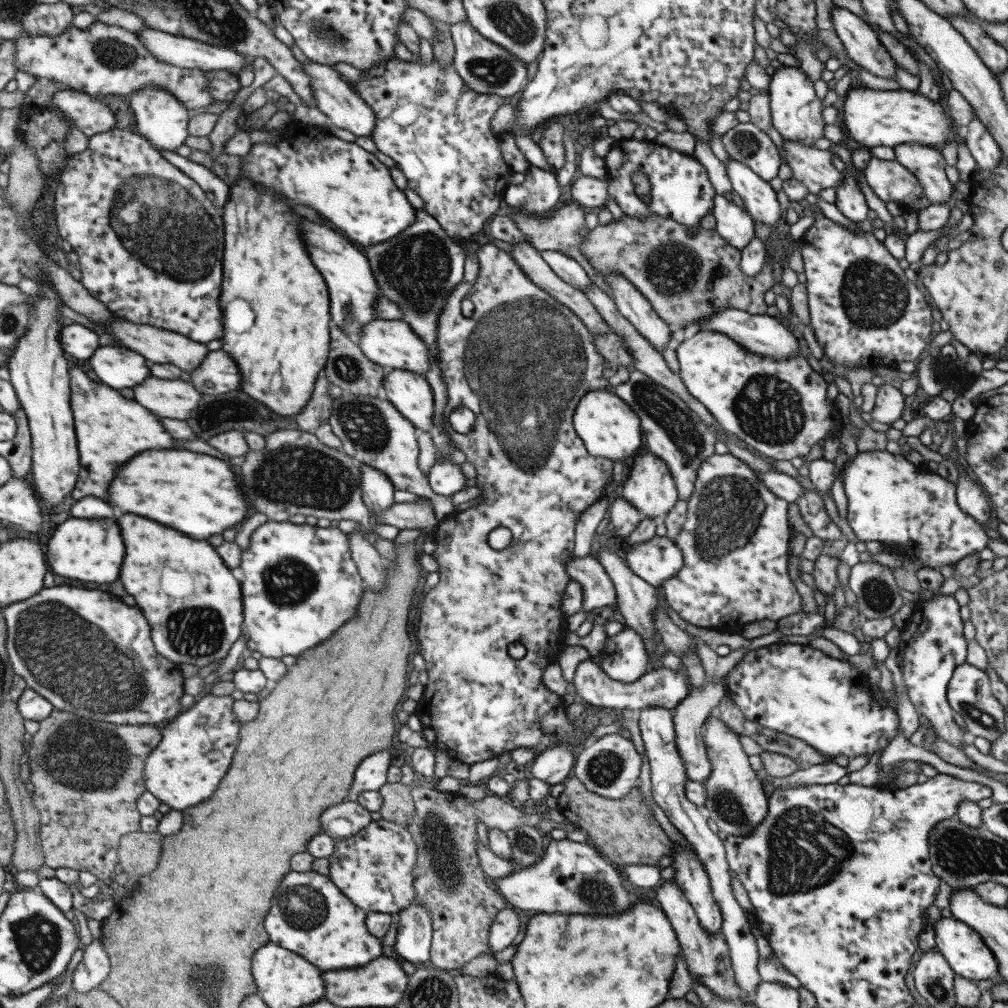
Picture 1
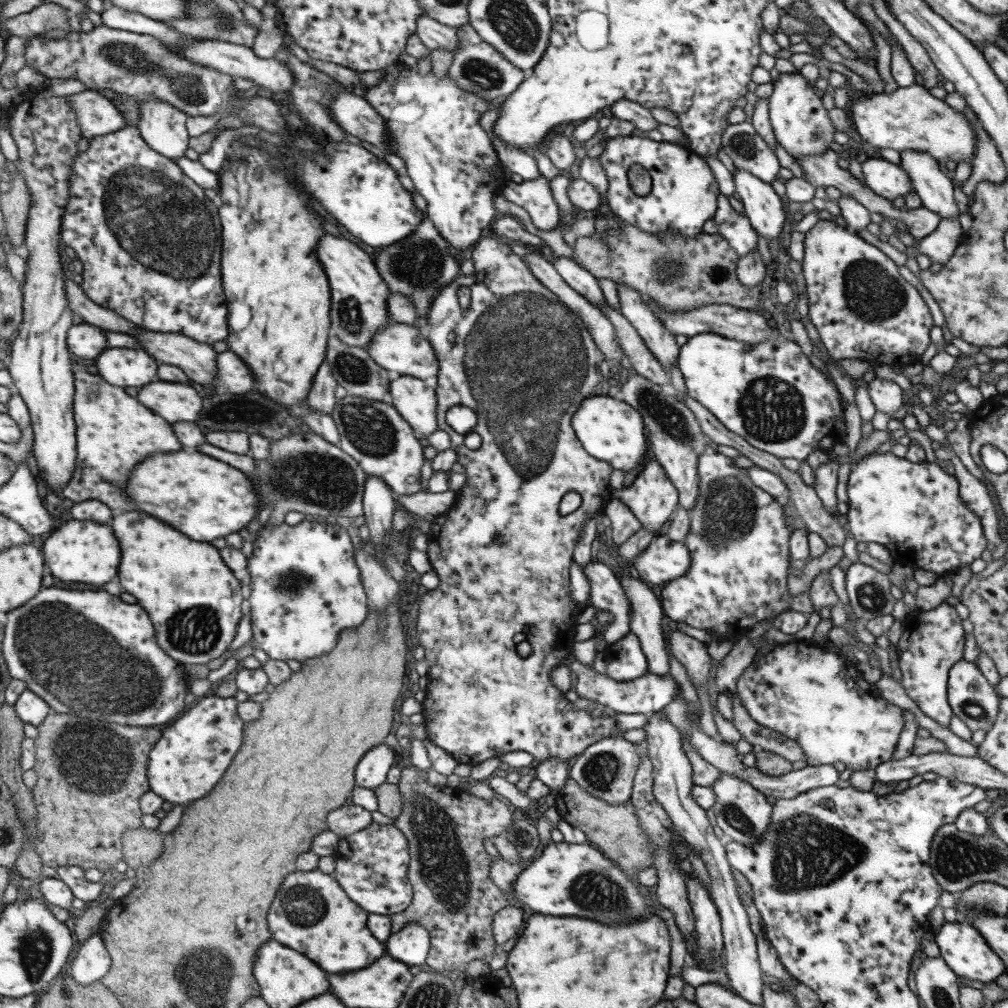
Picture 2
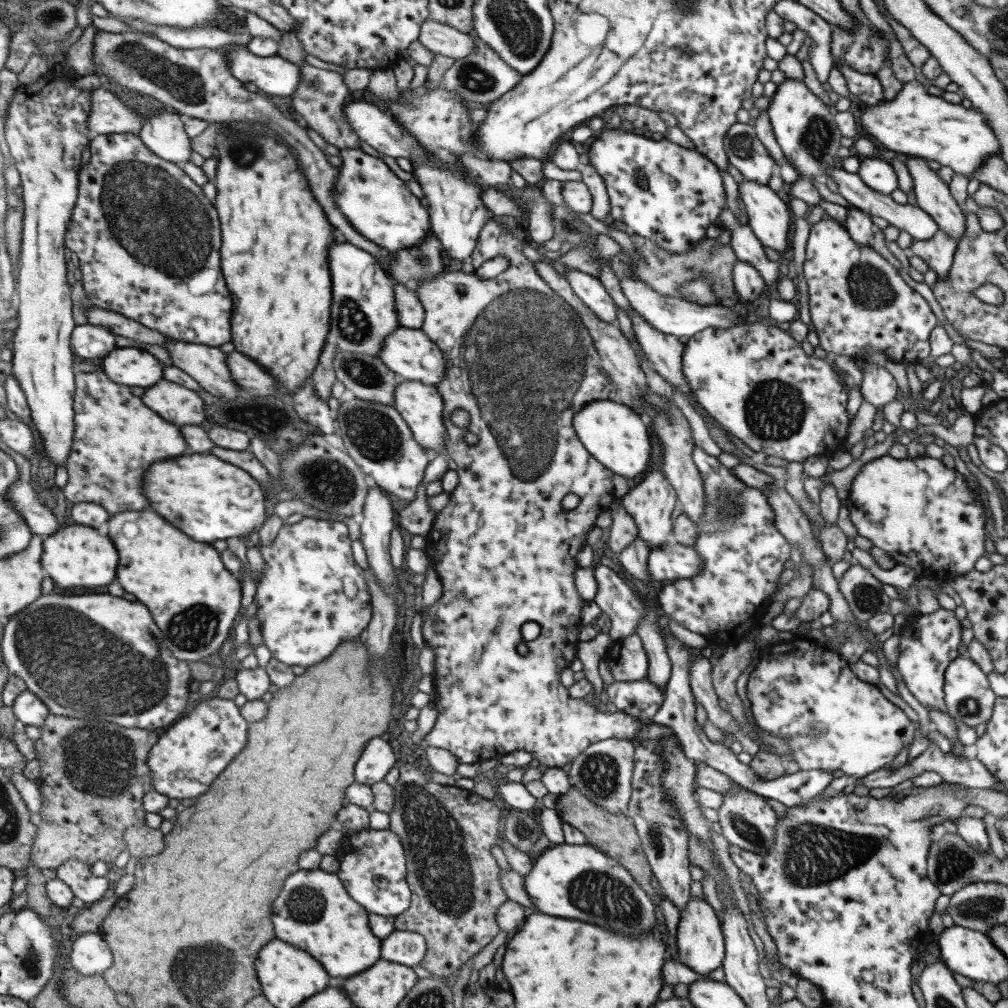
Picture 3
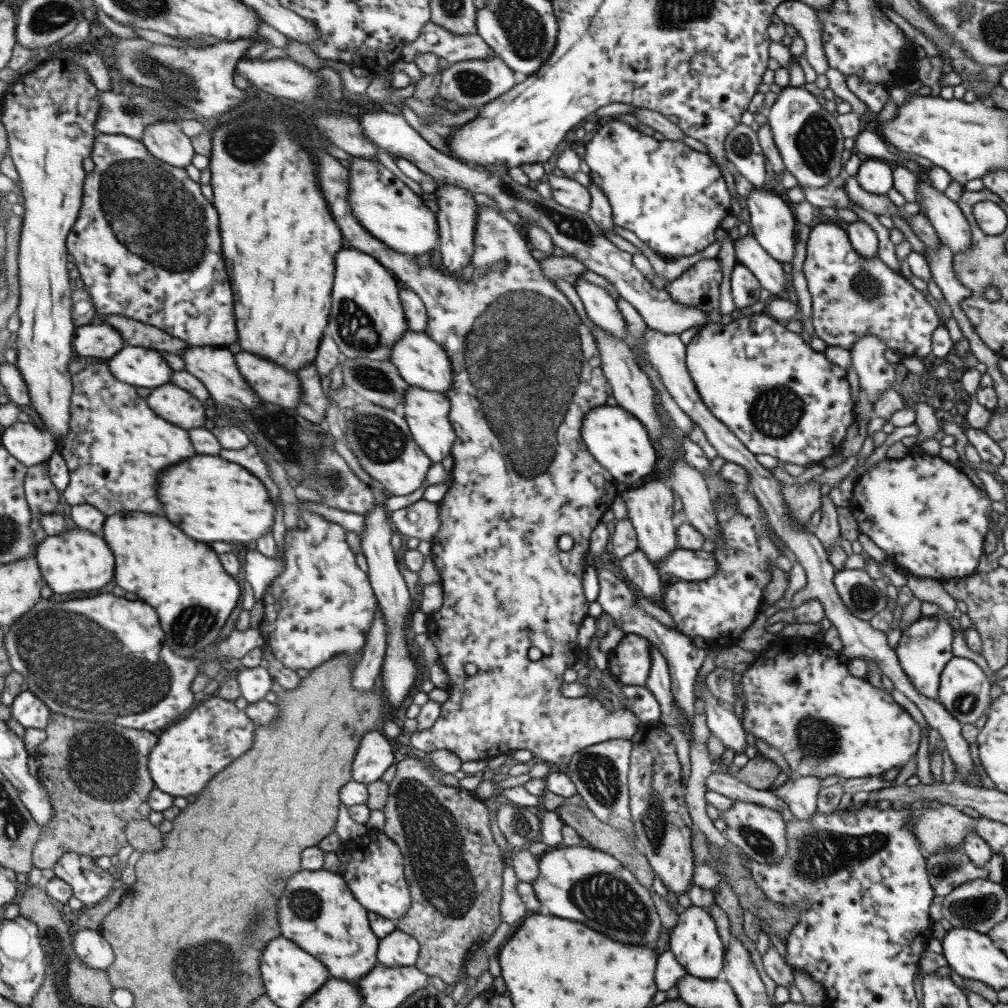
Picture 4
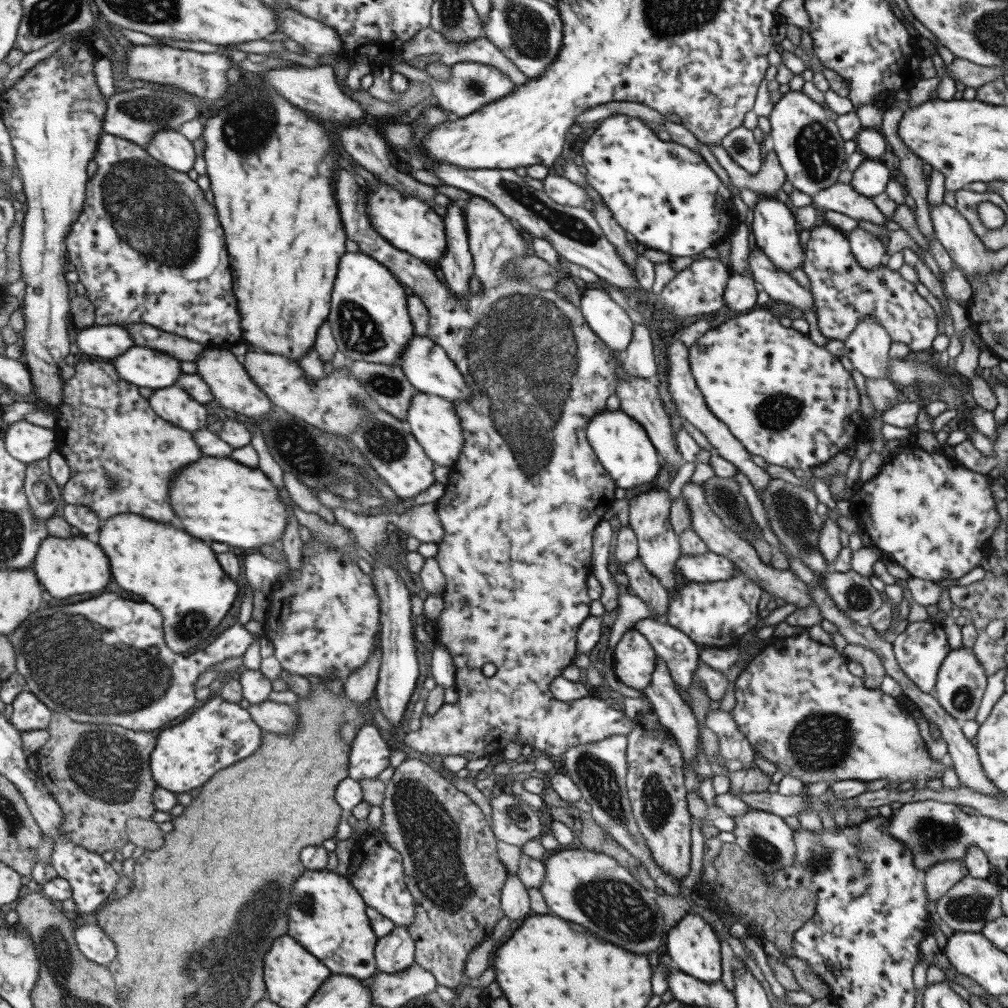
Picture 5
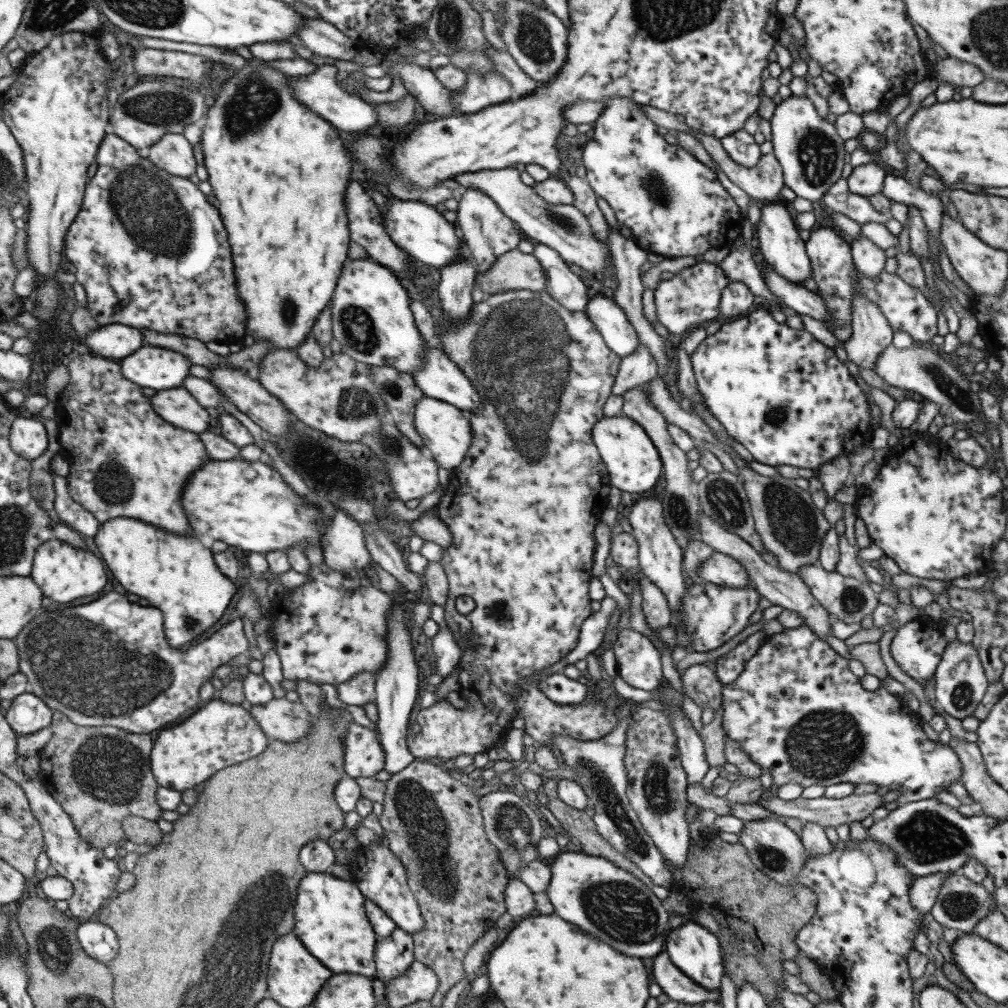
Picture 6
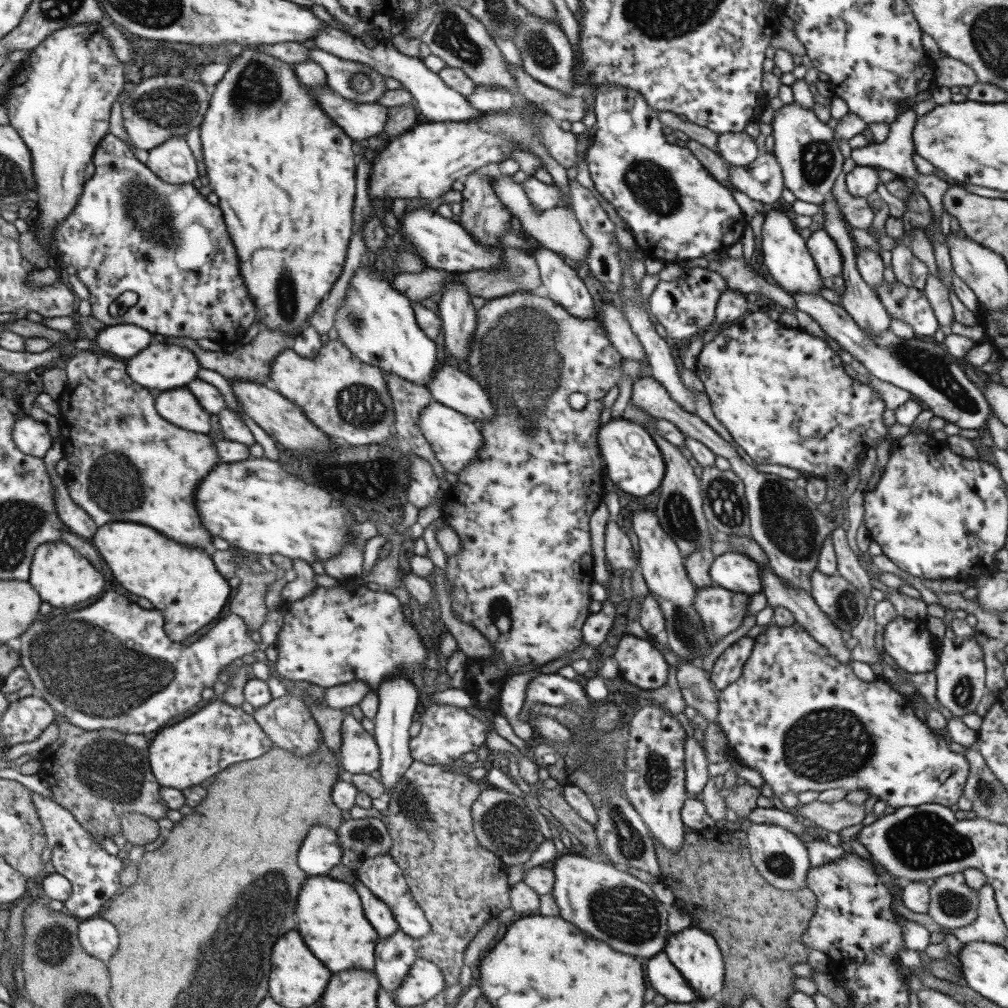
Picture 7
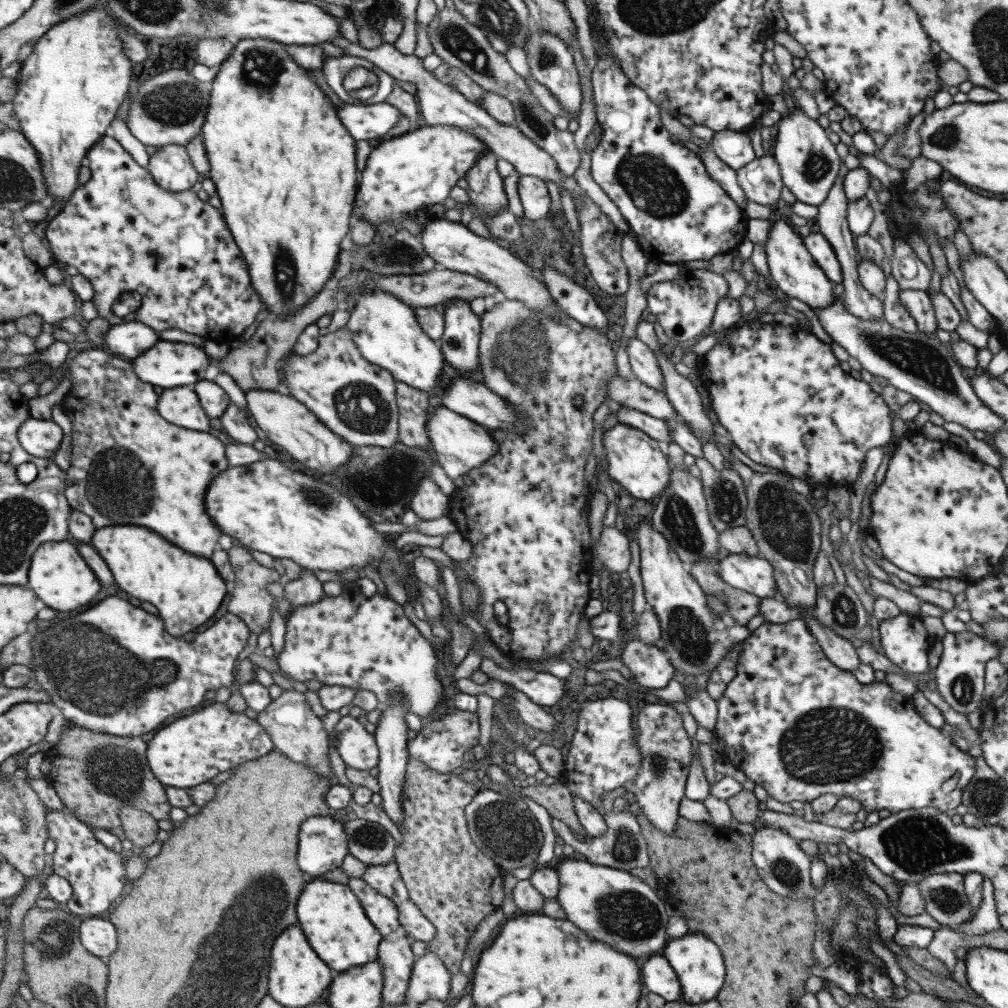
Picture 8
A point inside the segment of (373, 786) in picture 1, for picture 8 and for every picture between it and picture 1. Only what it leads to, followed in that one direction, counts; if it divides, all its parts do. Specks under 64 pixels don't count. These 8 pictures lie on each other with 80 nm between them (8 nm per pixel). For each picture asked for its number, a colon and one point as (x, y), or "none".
2: (370, 771)
3: (376, 758)
4: (373, 756)
5: (369, 754)
6: (363, 756)
7: (358, 754)
8: (357, 749)

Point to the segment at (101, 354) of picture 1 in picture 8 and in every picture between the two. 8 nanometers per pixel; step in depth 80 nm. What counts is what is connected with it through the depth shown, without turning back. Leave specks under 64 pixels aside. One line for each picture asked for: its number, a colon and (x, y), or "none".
2: (120, 367)
3: (128, 366)
4: (136, 366)
5: (138, 366)
6: (156, 368)
7: (162, 366)
8: (168, 364)

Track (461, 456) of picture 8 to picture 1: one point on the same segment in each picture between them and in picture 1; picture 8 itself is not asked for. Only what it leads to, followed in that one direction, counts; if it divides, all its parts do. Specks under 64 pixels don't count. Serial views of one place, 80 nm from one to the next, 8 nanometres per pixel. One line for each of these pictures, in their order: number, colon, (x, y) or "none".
1: (408, 392)
2: (416, 403)
3: (419, 405)
4: (425, 412)
5: (431, 419)
6: (444, 430)
7: (454, 438)

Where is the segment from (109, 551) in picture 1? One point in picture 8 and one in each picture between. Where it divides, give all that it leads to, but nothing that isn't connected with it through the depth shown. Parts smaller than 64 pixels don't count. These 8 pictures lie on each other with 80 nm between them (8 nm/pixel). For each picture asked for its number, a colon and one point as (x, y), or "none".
2: (81, 551)
3: (75, 556)
4: (77, 560)
5: (64, 566)
6: (62, 572)
7: (63, 578)
8: (60, 578)

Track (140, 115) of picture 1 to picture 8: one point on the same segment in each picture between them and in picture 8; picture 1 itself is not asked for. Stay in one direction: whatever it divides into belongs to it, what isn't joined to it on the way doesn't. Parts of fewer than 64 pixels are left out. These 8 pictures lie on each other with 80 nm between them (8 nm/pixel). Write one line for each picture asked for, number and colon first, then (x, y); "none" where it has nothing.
2: (162, 127)
3: (162, 133)
4: (163, 140)
5: (169, 147)
6: (172, 153)
7: (172, 161)
8: (170, 167)

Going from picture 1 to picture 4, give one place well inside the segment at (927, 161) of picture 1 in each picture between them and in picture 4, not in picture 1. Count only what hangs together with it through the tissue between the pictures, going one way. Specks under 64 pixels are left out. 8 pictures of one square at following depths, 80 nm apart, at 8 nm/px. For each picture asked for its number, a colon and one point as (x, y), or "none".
2: (935, 191)
3: (931, 194)
4: (952, 229)

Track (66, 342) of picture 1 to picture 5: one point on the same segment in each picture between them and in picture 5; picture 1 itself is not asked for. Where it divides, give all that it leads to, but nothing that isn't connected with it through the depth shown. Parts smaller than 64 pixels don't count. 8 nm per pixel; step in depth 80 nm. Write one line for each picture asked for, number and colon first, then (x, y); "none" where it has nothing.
2: (86, 341)
3: (90, 341)
4: (101, 341)
5: (106, 341)

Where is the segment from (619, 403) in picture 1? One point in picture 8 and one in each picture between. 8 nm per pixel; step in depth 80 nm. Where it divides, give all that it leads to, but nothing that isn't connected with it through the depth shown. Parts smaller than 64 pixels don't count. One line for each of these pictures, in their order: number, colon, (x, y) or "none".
2: (609, 430)
3: (614, 434)
4: (617, 440)
5: (621, 446)
6: (633, 465)
7: (634, 464)
8: (636, 462)

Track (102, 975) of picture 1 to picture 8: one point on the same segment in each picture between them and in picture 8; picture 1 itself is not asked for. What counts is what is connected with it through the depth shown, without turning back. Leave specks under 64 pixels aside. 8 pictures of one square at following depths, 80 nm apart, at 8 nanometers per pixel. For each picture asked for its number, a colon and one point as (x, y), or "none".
2: (91, 962)
3: (90, 955)
4: (88, 945)
5: (95, 946)
6: (98, 940)
7: (97, 936)
8: (97, 935)

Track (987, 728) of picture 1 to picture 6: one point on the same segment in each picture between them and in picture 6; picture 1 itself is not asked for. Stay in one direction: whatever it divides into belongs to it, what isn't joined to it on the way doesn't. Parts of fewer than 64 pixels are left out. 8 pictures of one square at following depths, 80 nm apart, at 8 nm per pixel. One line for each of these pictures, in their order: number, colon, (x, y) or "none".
2: (970, 697)
3: (968, 698)
4: (963, 690)
5: (960, 682)
6: (960, 684)

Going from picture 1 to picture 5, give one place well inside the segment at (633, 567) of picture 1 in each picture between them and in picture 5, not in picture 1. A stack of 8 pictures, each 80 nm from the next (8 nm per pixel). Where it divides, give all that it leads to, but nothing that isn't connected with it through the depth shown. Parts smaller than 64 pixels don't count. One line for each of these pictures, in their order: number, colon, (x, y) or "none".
2: (663, 560)
3: (672, 561)
4: (692, 566)
5: (709, 567)

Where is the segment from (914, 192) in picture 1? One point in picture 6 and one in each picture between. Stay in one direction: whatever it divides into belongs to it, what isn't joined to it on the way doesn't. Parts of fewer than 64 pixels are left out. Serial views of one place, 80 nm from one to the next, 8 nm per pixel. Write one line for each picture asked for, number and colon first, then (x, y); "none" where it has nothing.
2: (887, 180)
3: (878, 175)
4: (874, 175)
5: (870, 178)
6: (865, 180)

